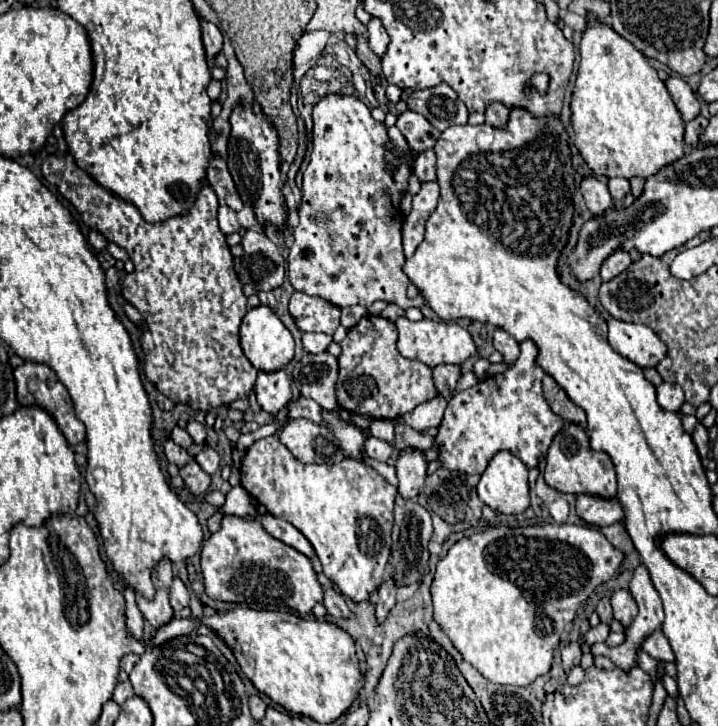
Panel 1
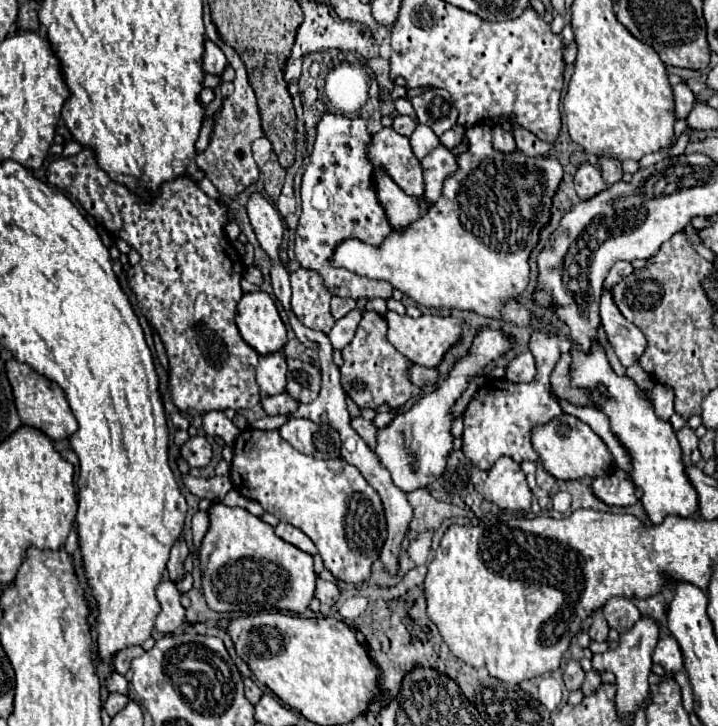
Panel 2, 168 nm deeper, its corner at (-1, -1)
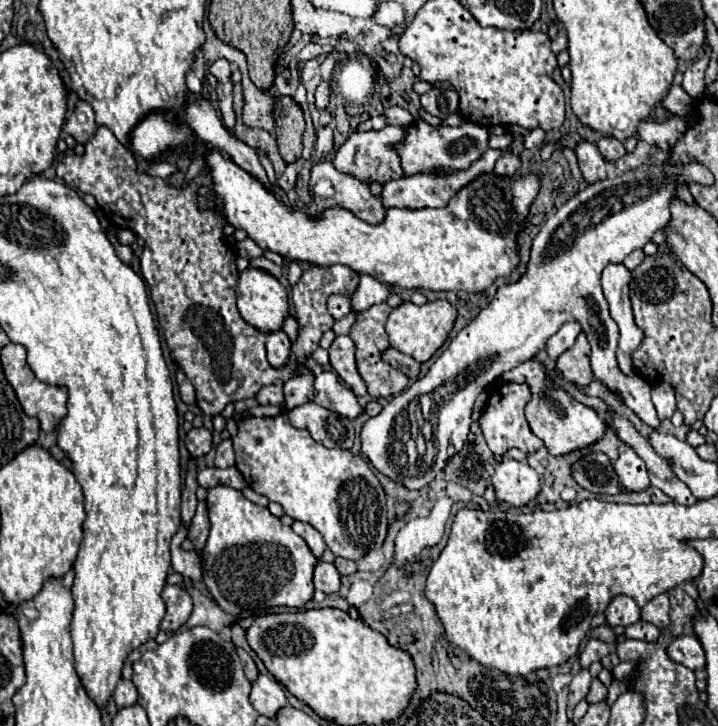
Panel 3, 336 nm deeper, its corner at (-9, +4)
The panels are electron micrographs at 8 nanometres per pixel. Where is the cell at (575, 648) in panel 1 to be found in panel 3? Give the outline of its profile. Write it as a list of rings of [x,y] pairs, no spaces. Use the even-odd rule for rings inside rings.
[[[579,670],[577,674],[573,674],[573,680],[571,680],[571,686],[569,686],[569,696],[567,696],[567,706],[575,708],[581,700],[585,700],[589,686],[591,686],[589,670]]]

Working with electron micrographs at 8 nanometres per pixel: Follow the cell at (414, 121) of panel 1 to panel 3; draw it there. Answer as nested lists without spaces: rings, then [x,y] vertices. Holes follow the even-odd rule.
[[[397,106],[387,108],[385,118],[387,118],[387,124],[395,124],[395,126],[409,126],[409,122],[413,122],[413,116],[407,110]]]

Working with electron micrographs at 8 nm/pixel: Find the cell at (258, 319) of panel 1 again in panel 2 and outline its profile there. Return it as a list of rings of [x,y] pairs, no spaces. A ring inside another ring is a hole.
[[[245,293],[237,305],[237,327],[241,337],[259,355],[271,355],[287,345],[287,329],[273,299],[263,293]]]

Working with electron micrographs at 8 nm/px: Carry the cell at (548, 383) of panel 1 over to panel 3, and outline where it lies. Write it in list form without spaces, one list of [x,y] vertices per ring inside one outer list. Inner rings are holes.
[[[581,332],[577,336],[575,344],[557,358],[557,368],[561,370],[561,374],[567,380],[571,380],[571,382],[575,382],[579,386],[587,386],[593,380],[589,354],[591,354],[591,346],[589,346],[589,342],[585,338],[585,332]]]

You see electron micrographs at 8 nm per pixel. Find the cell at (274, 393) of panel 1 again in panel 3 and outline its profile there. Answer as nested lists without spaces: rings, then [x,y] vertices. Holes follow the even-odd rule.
[[[283,330],[267,334],[267,358],[271,366],[275,368],[283,366],[289,358],[289,350],[291,350],[291,340]]]

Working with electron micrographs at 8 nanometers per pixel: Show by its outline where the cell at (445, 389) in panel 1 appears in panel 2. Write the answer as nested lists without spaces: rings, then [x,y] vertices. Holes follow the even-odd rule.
[[[413,365],[409,369],[409,377],[411,377],[411,383],[415,383],[419,387],[435,387],[439,383],[439,371],[427,369],[421,365]]]

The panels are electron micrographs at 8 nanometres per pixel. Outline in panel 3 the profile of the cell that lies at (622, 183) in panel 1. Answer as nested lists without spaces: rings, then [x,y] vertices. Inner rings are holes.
[[[603,136],[597,142],[597,148],[599,148],[599,152],[603,154],[605,160],[617,160],[617,158],[621,158],[625,154],[623,142],[619,142],[617,138],[611,138],[611,136]]]

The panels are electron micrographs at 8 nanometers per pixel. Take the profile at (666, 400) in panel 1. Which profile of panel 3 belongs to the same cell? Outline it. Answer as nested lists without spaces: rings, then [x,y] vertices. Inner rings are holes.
[[[667,382],[653,386],[653,404],[655,404],[657,416],[661,420],[671,418],[671,414],[675,412],[675,390],[673,390],[673,386]]]

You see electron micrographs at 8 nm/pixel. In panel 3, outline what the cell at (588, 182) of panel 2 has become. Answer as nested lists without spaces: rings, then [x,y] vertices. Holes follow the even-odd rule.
[[[581,140],[577,146],[575,146],[575,154],[577,154],[577,160],[579,160],[579,168],[583,172],[583,178],[587,184],[593,184],[593,182],[599,182],[605,178],[605,158],[599,154],[597,146],[587,142],[587,140]]]

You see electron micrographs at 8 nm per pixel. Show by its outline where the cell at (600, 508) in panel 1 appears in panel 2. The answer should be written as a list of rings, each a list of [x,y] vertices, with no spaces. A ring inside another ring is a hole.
[[[621,469],[613,471],[613,475],[607,475],[605,479],[595,479],[593,493],[597,499],[613,507],[629,507],[637,503],[635,487],[629,483],[627,473]]]

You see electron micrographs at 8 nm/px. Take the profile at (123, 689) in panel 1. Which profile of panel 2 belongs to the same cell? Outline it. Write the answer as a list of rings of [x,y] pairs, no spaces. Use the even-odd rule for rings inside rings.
[[[113,673],[111,675],[111,681],[109,681],[109,691],[115,691],[115,693],[121,693],[121,695],[127,695],[127,679],[119,673]]]

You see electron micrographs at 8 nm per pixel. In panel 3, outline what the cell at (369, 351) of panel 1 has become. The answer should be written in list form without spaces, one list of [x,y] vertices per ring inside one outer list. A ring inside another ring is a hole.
[[[385,302],[375,304],[375,306],[359,312],[355,324],[349,330],[349,338],[357,346],[357,370],[359,370],[361,378],[365,380],[367,390],[369,390],[369,394],[373,398],[389,398],[389,396],[395,396],[401,390],[405,390],[407,384],[409,384],[409,378],[405,374],[401,374],[399,370],[391,368],[387,362],[381,360],[381,352],[387,350],[387,346],[389,346],[389,338],[387,338],[387,332],[385,332],[385,322],[387,322],[389,312],[391,312],[391,306],[387,306]]]

